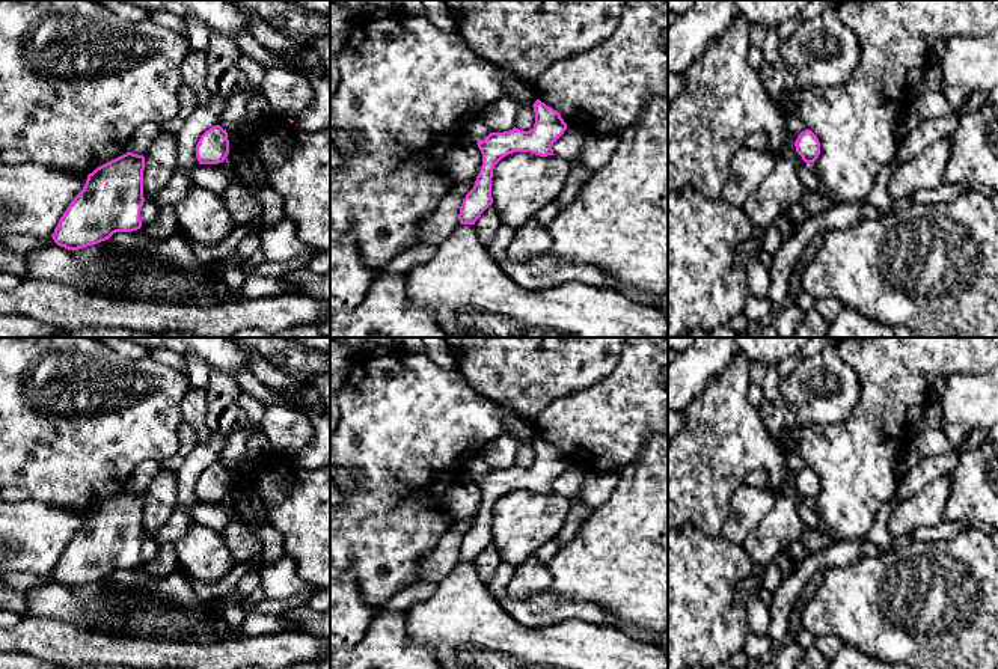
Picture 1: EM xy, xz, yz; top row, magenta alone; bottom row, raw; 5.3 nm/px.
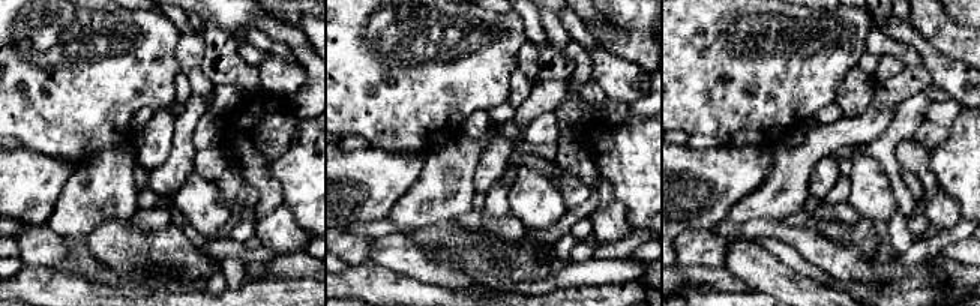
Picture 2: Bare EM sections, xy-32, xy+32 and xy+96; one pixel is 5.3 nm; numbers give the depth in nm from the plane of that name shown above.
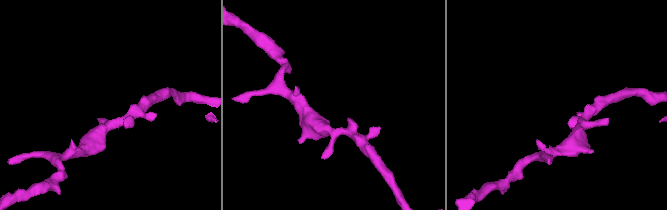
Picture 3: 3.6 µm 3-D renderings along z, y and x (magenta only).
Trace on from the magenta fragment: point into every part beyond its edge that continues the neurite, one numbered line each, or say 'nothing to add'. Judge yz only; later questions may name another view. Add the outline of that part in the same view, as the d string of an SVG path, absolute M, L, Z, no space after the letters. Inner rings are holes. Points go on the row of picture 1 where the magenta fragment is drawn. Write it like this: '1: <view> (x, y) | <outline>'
nothing to add

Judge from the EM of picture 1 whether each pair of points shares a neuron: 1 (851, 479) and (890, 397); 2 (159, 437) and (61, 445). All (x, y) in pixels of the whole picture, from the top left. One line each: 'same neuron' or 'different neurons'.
1: same neuron
2: same neuron

